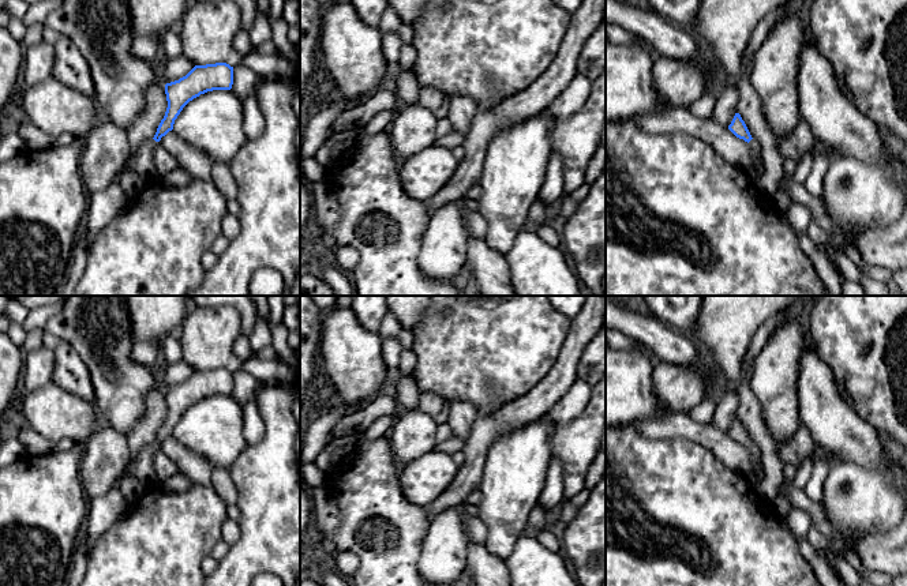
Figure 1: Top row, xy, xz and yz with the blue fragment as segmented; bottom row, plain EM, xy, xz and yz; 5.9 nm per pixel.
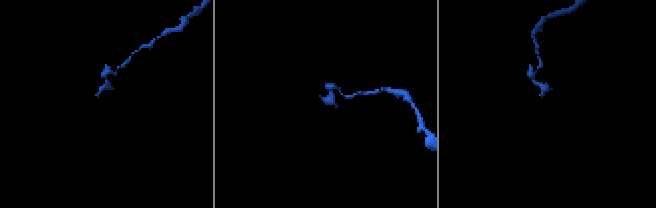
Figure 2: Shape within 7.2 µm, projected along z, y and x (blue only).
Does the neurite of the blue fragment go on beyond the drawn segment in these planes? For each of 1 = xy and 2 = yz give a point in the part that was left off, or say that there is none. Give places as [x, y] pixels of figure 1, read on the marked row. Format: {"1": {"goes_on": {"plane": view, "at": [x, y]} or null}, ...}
{"1": {"goes_on": null}, "2": {"goes_on": null}}

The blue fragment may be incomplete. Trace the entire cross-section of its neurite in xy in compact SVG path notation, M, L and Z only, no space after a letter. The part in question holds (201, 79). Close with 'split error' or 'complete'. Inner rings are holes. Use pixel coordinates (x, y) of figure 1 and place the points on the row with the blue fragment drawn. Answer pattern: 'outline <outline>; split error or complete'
outline M226 63L195 65L185 76L166 83L168 108L153 139L160 142L173 129L175 120L190 101L207 91L231 90L232 84L233 67Z; complete

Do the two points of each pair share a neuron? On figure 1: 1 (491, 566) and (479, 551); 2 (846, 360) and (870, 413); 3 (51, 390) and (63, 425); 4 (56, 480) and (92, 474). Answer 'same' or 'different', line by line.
1: same
2: same
3: same
4: different

